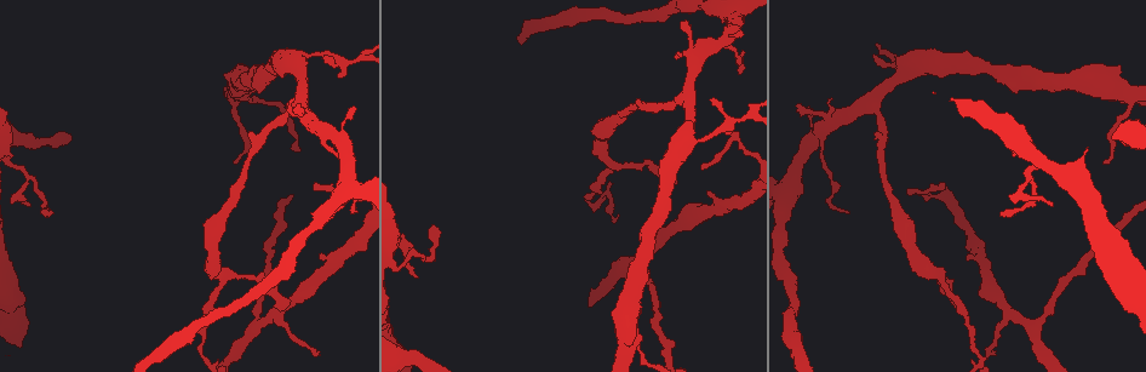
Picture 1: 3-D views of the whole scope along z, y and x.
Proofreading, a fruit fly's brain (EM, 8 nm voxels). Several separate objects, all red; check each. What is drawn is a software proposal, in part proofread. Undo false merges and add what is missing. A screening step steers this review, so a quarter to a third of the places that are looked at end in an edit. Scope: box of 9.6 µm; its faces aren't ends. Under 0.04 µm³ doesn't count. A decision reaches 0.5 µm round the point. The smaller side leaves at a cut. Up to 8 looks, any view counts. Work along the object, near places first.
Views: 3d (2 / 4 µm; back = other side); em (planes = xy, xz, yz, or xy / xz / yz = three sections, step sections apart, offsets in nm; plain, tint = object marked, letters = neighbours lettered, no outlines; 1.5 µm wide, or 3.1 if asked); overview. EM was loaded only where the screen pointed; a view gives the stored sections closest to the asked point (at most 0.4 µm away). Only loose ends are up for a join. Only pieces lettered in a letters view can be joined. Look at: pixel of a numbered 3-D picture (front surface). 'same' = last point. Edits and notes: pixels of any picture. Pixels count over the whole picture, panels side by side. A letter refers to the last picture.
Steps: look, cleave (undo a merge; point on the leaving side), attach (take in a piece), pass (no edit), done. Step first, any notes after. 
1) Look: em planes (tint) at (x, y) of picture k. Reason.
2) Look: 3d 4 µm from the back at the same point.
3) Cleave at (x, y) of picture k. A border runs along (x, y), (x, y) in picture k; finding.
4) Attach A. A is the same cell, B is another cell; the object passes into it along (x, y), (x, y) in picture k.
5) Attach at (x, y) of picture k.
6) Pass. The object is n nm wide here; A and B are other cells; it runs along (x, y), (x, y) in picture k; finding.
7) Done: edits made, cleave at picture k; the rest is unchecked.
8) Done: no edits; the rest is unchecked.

Look: em xz step 8 (letters) at (321, 254) of picture 1. Branch stops here.

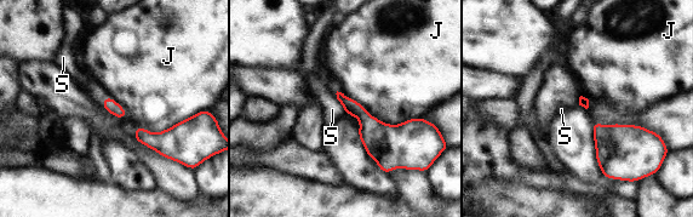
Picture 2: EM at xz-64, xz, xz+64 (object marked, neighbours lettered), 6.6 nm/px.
Pass. The longest contact is with J, 550 nm; J and S are other cells; a border runs along (337, 90), (388, 124), (418, 118) in picture 2; none of them fits.

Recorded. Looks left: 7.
Look: em xy step 4 (letters) at (995, 354) of picture 1. An open end.

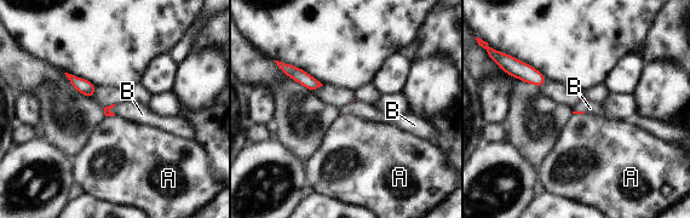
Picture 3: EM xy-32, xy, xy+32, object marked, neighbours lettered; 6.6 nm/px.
Attach B. B is the same cell, A is another cell; it goes on there.

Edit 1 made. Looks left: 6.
Look: overview. See it whole again.

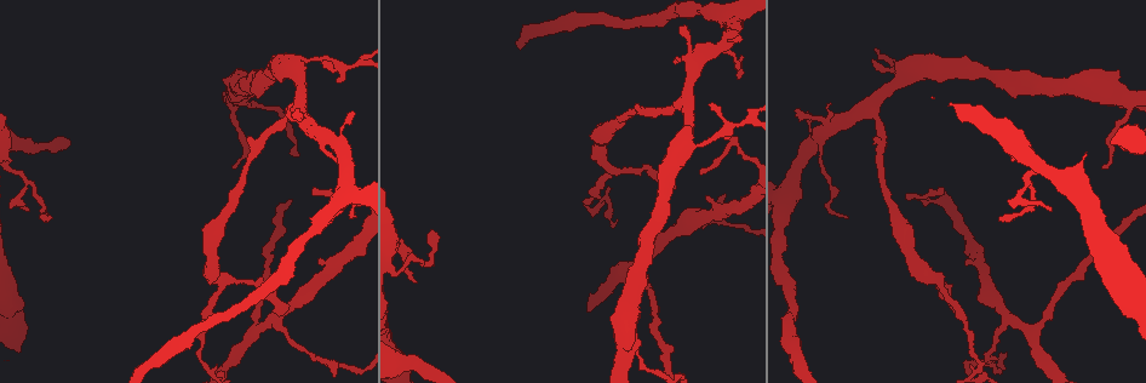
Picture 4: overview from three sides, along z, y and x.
Look: 3d 4 µm at (875, 61) of picture 4. An open end.

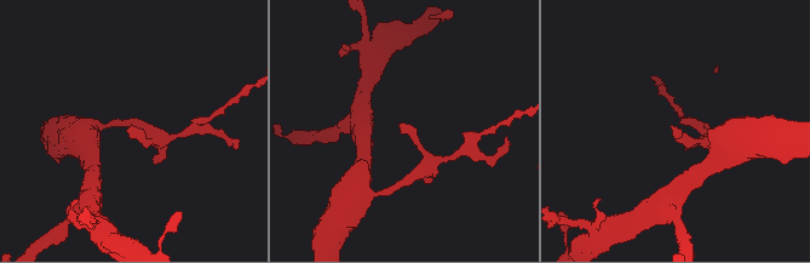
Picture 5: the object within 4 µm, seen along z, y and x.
Look: em xy step 4 (letters) at (404, 123) of picture 5.

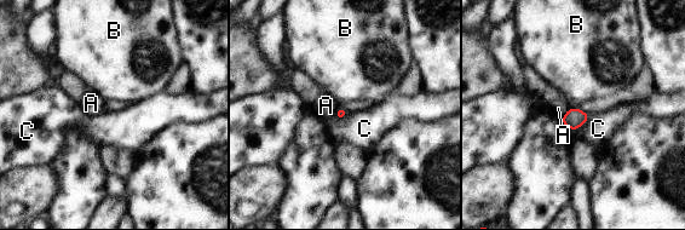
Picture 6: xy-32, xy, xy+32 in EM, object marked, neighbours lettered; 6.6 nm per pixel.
Look: em planes (letters) at the same point.

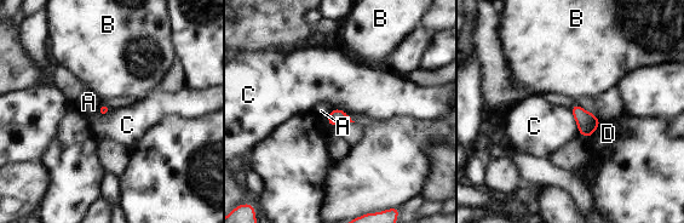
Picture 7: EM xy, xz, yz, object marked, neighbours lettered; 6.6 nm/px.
Pass. A, B, C and D are other cells; a border runs along (570, 108), (580, 135) in picture 7; none of them fits.

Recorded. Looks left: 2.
Done: edits made, attach at picture 3; the rest is unchecked.

